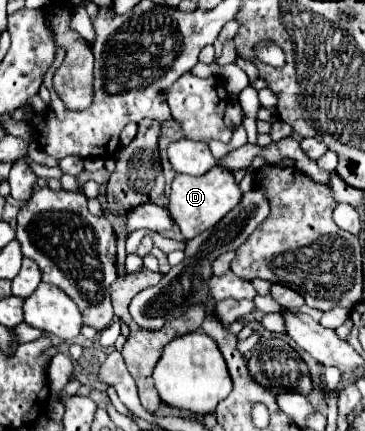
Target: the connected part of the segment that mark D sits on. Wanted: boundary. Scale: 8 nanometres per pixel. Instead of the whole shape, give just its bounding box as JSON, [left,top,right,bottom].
[168,166,242,238]

